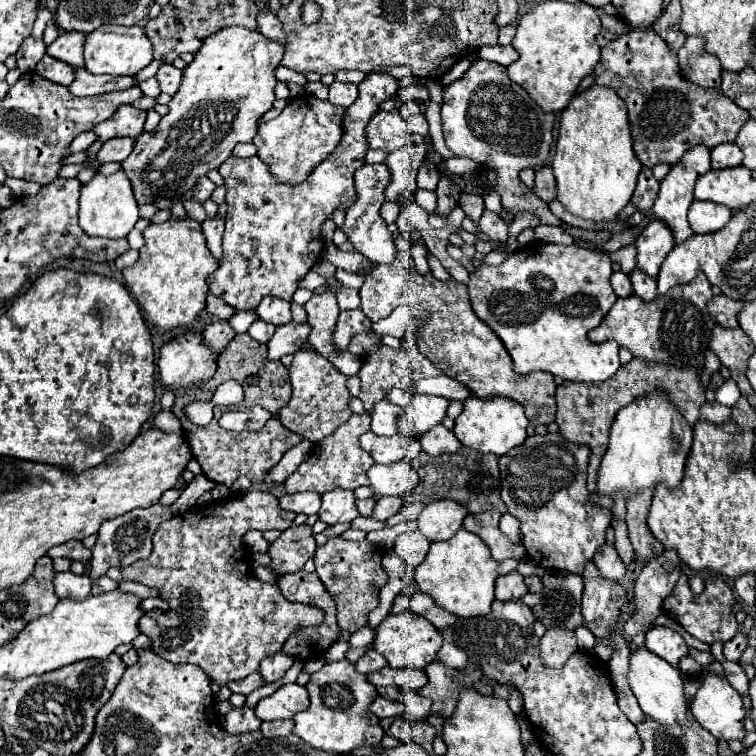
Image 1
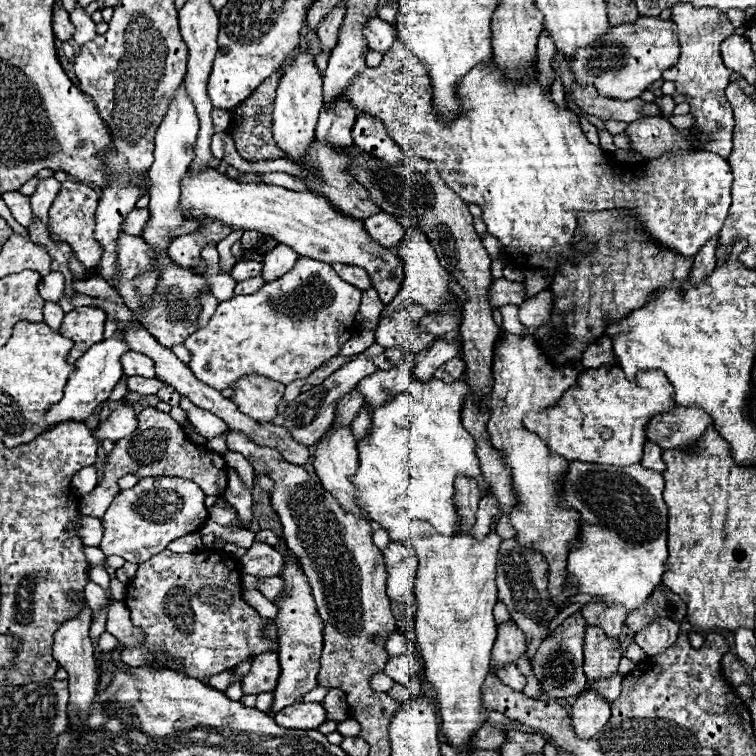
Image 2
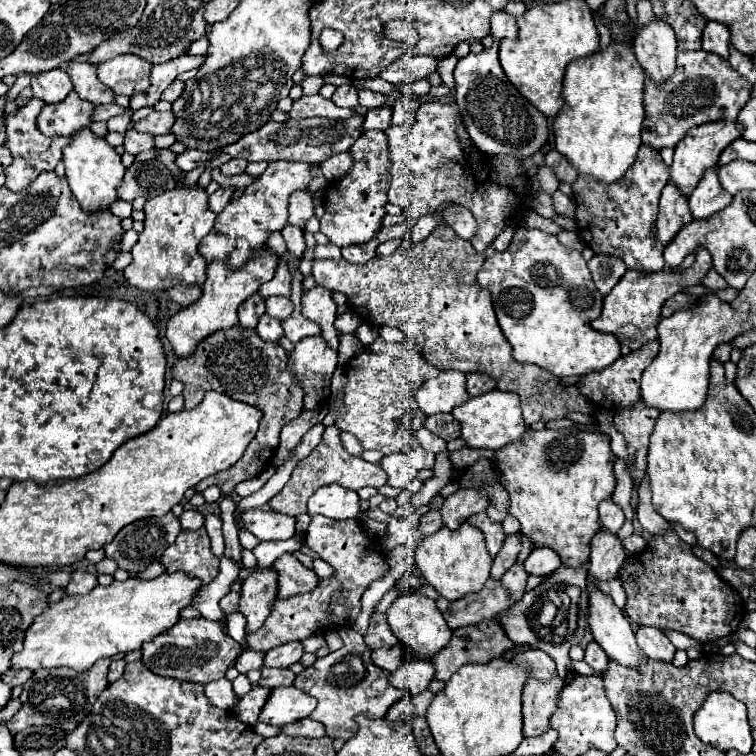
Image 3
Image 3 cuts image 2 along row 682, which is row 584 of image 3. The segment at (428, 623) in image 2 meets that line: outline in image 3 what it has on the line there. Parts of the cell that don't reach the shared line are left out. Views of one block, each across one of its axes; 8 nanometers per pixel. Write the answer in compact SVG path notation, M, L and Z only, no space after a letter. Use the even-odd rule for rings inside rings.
M464 522L458 530L442 526L438 532L424 536L416 548L416 564L422 576L448 600L458 600L470 592L482 590L484 582L490 578L492 562L493 558L486 550L482 532L468 522Z

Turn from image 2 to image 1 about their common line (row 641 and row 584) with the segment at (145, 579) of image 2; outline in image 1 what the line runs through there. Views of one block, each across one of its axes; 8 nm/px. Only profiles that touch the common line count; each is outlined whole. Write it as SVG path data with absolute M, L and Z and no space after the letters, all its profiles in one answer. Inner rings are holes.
M248 490L244 496L234 496L232 500L228 498L216 504L216 510L220 512L208 514L204 508L192 508L162 522L152 540L152 554L126 568L120 568L120 572L124 580L142 582L158 590L158 598L166 600L170 606L166 612L150 610L140 620L140 632L152 638L152 652L172 664L196 664L210 676L210 680L226 684L258 672L260 660L280 652L292 632L320 624L322 608L288 602L276 584L264 584L252 578L252 558L248 556L244 534L250 530L264 532L270 528L286 530L296 518L294 512L282 512L282 508L278 508L278 498L260 490Z

